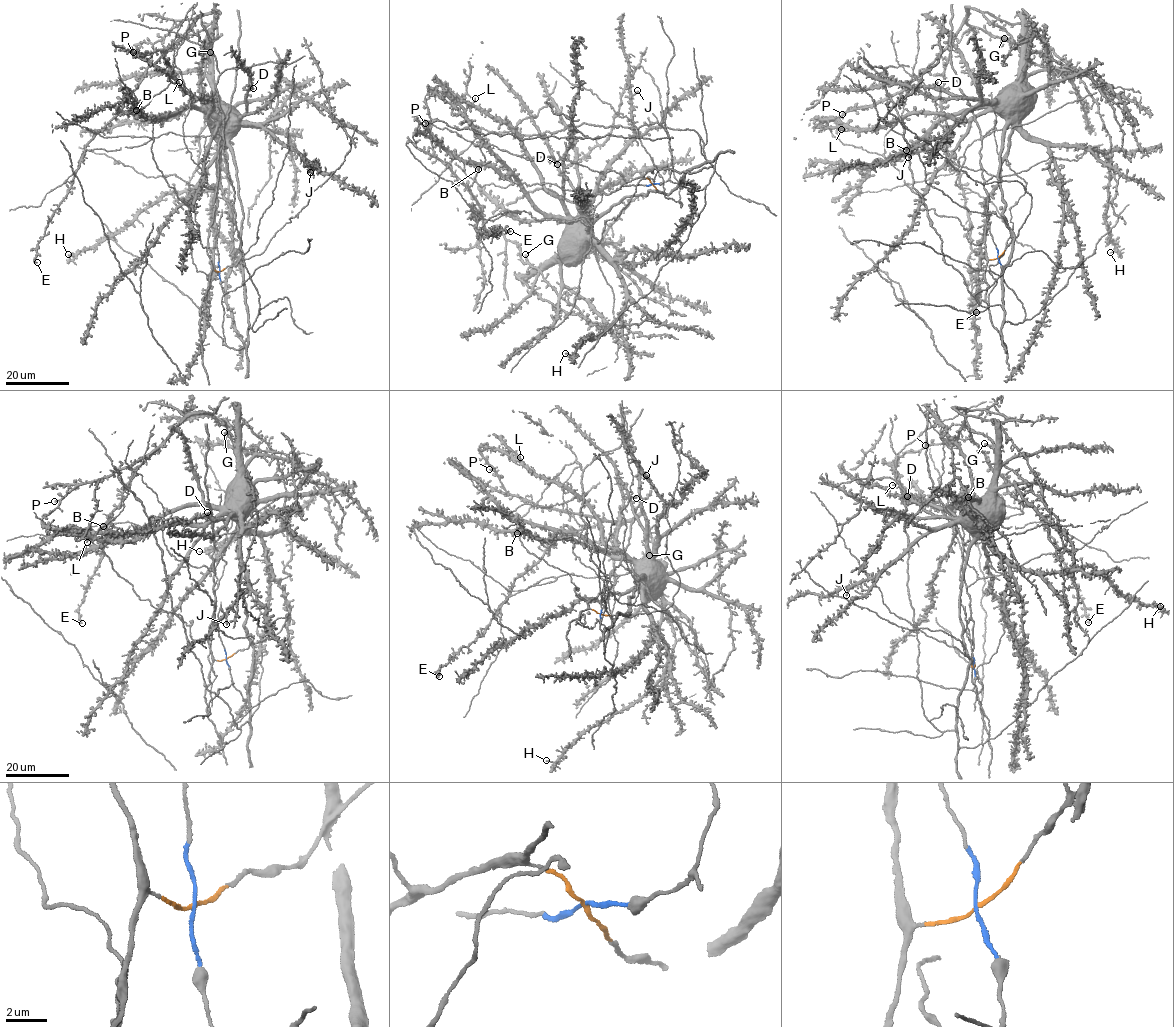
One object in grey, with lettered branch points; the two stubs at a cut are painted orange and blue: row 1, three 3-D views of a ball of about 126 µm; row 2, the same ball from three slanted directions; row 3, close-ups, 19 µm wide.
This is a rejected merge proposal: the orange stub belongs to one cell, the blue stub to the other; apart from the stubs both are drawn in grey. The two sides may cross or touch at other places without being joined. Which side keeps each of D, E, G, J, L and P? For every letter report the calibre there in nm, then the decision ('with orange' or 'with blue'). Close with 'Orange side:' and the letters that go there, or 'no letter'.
D: 400 nm thick; with blue
E: 320 nm thick; with orange
G: 420 nm thick; with orange
J: 360 nm thick; with blue
L: 190 nm thick; with blue
P: 360 nm thick; with orange
Orange side: E, G, P

